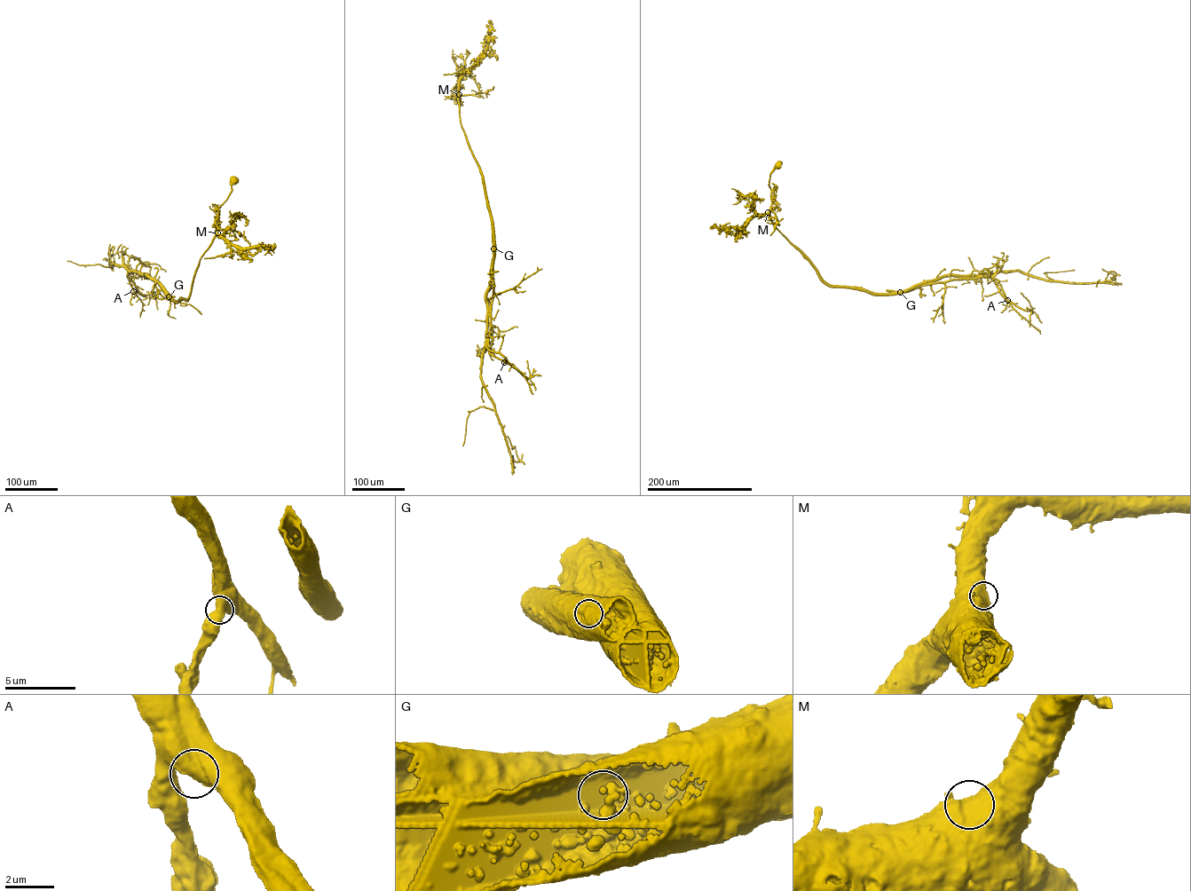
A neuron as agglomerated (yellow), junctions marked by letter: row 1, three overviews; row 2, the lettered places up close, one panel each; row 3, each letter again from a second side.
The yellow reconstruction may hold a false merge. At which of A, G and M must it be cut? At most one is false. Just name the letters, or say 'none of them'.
G

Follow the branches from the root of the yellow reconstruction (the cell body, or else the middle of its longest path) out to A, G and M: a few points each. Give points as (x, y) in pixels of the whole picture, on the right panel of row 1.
A: (955, 275), (989, 275), (1000, 285), (1007, 300)
G: (955, 275), (928, 280), (900, 292)
M: (955, 275), (928, 280), (906, 291), (890, 293), (873, 294), (831, 287), (813, 264), (775, 226), (768, 212)

